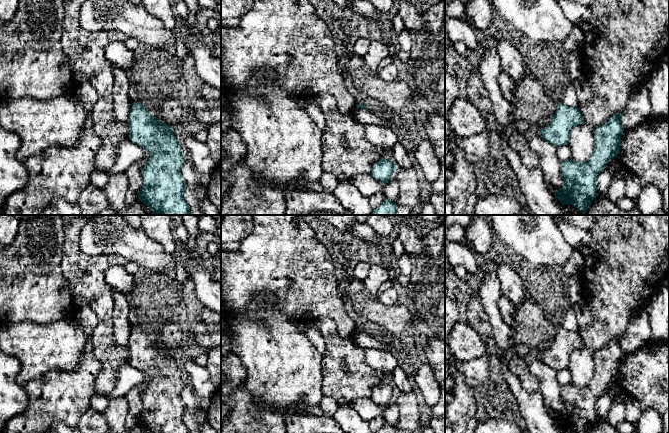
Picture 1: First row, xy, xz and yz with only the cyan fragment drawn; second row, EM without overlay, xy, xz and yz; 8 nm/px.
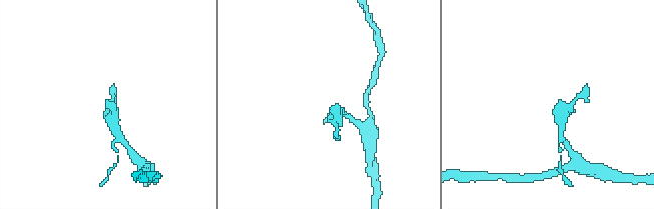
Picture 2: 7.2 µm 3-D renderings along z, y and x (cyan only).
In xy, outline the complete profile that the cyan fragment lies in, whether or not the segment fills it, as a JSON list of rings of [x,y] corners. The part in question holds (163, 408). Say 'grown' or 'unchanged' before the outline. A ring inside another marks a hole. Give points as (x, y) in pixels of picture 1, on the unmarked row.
unchanged | [[[139,326],[131,329],[128,349],[129,363],[150,378],[142,393],[143,410],[138,417],[138,425],[150,433],[190,433],[184,423],[185,406],[181,397],[184,383],[171,350],[160,347],[158,342],[152,341],[147,332]]]

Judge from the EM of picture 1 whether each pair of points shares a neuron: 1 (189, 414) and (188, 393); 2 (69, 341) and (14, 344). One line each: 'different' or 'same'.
1: same
2: same

